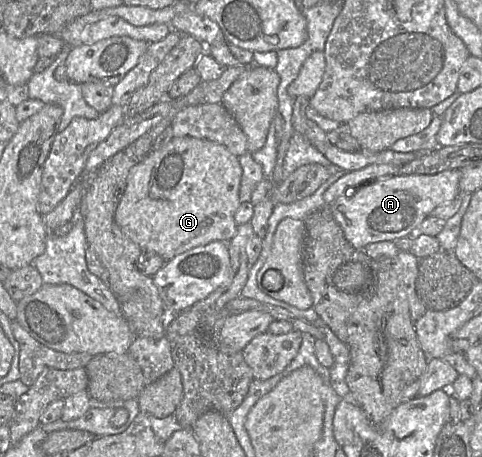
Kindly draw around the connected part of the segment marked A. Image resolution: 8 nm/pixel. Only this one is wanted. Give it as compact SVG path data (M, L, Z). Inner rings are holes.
M459 169L445 170L436 174L396 174L390 177L367 182L349 193L338 197L330 206L335 221L342 228L345 238L358 250L369 244L381 241L394 241L408 236L410 231L419 225L433 209L447 203L460 195Z

